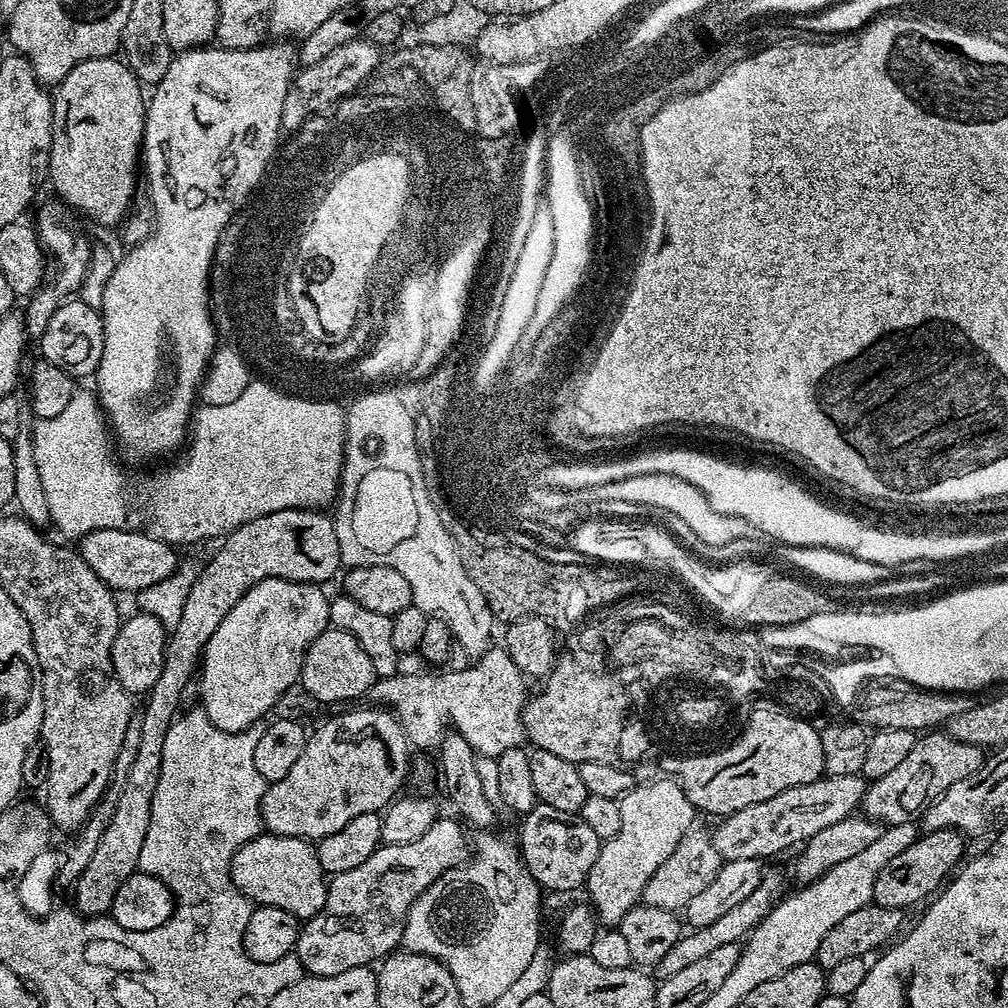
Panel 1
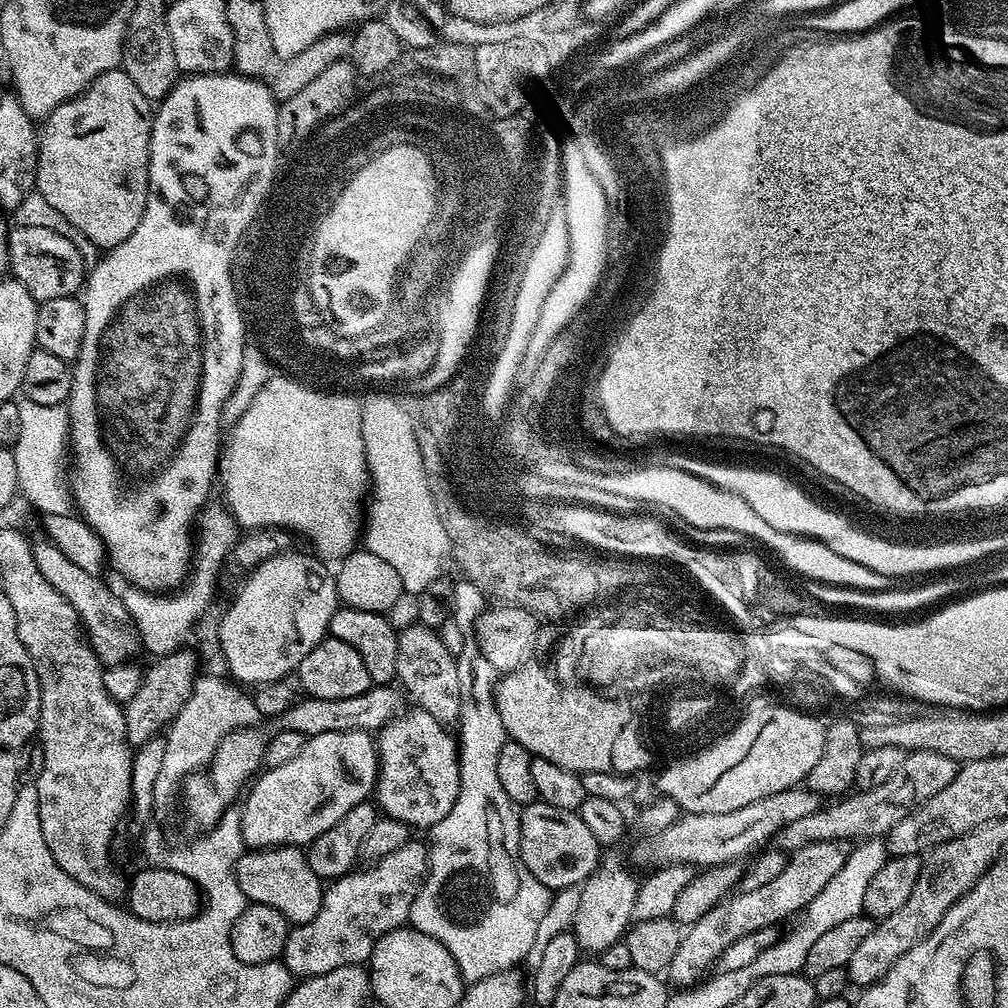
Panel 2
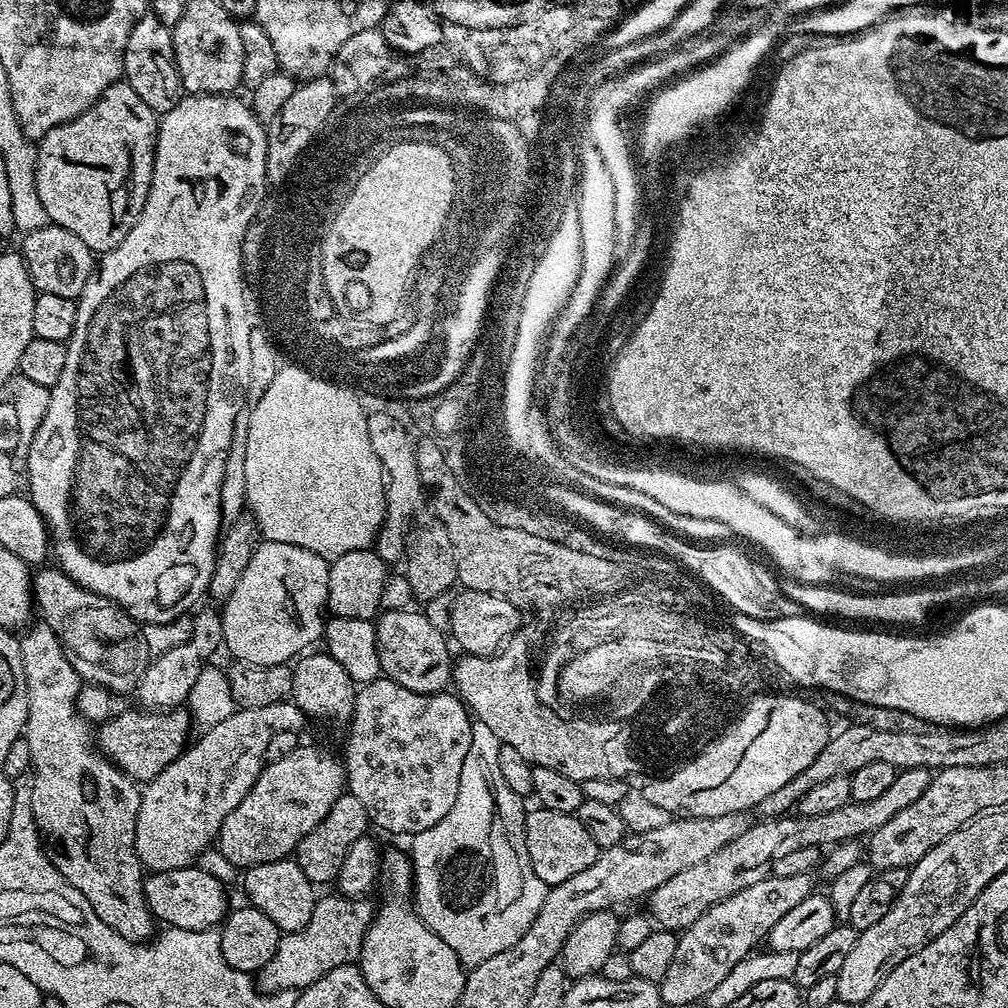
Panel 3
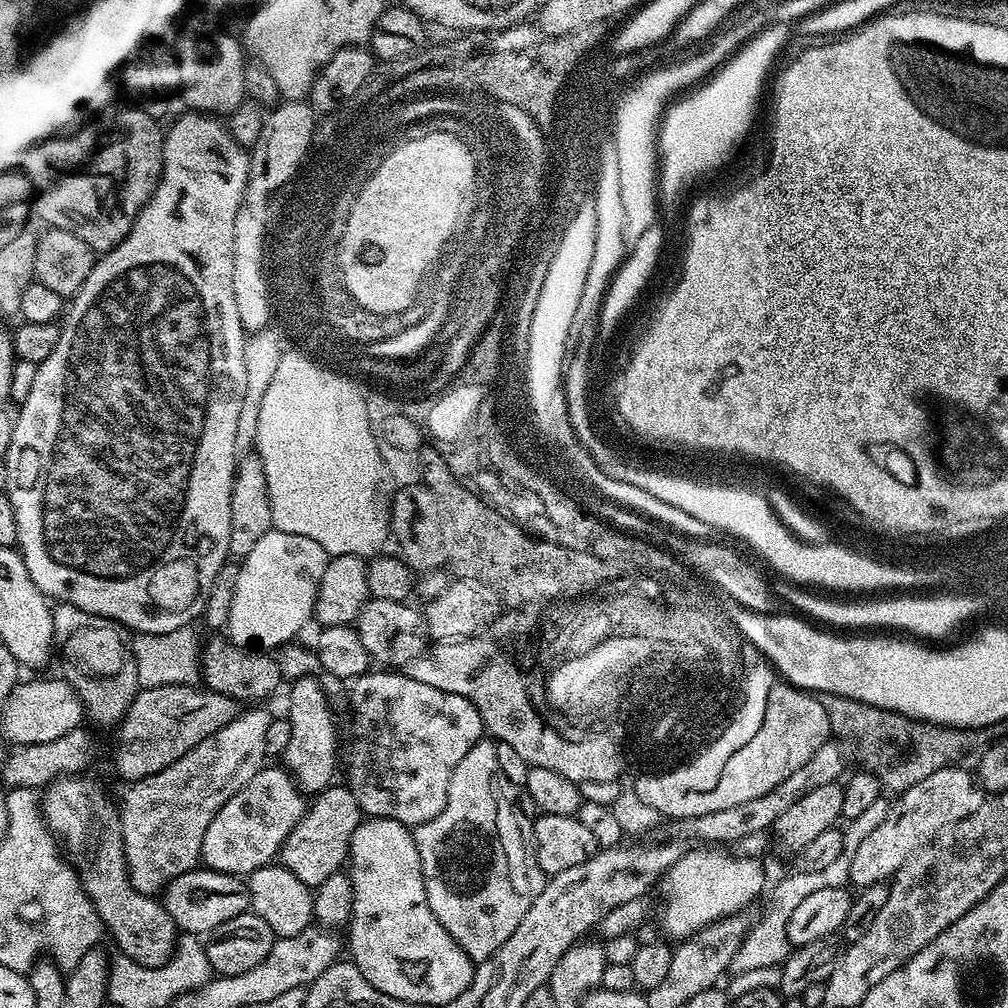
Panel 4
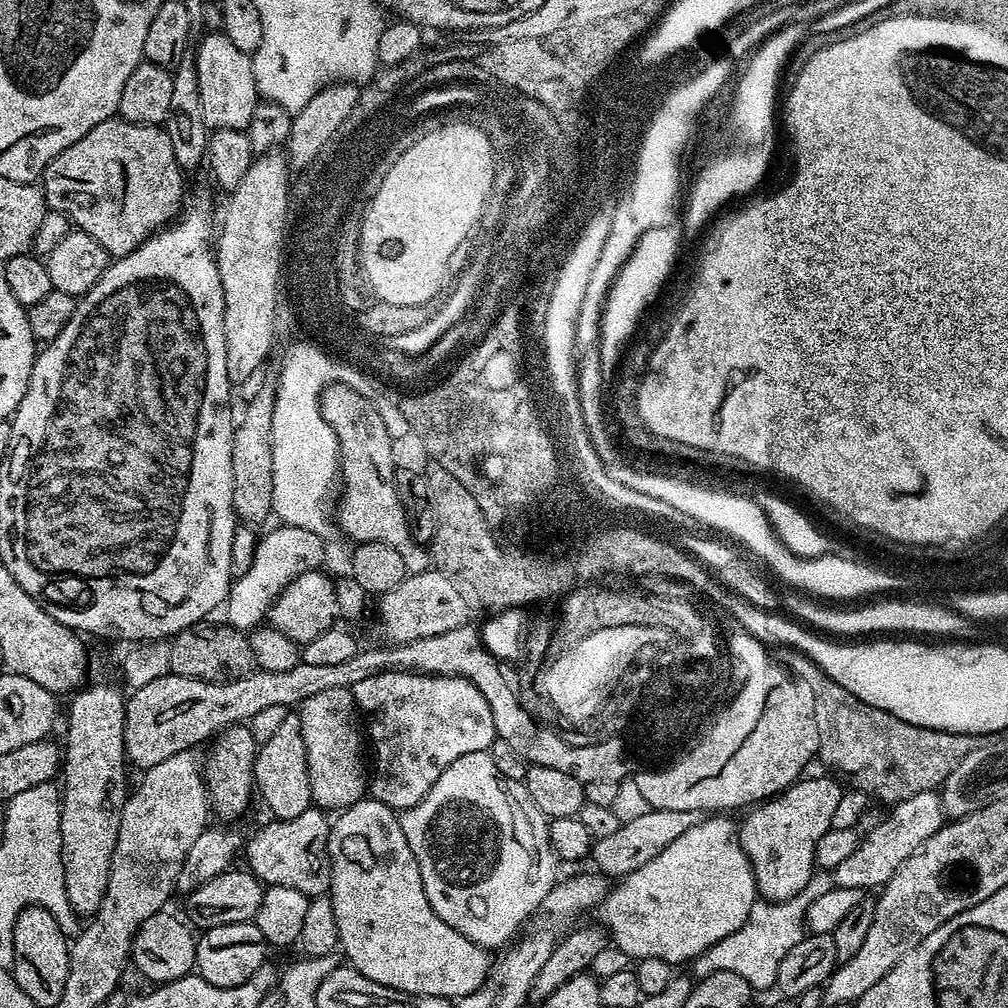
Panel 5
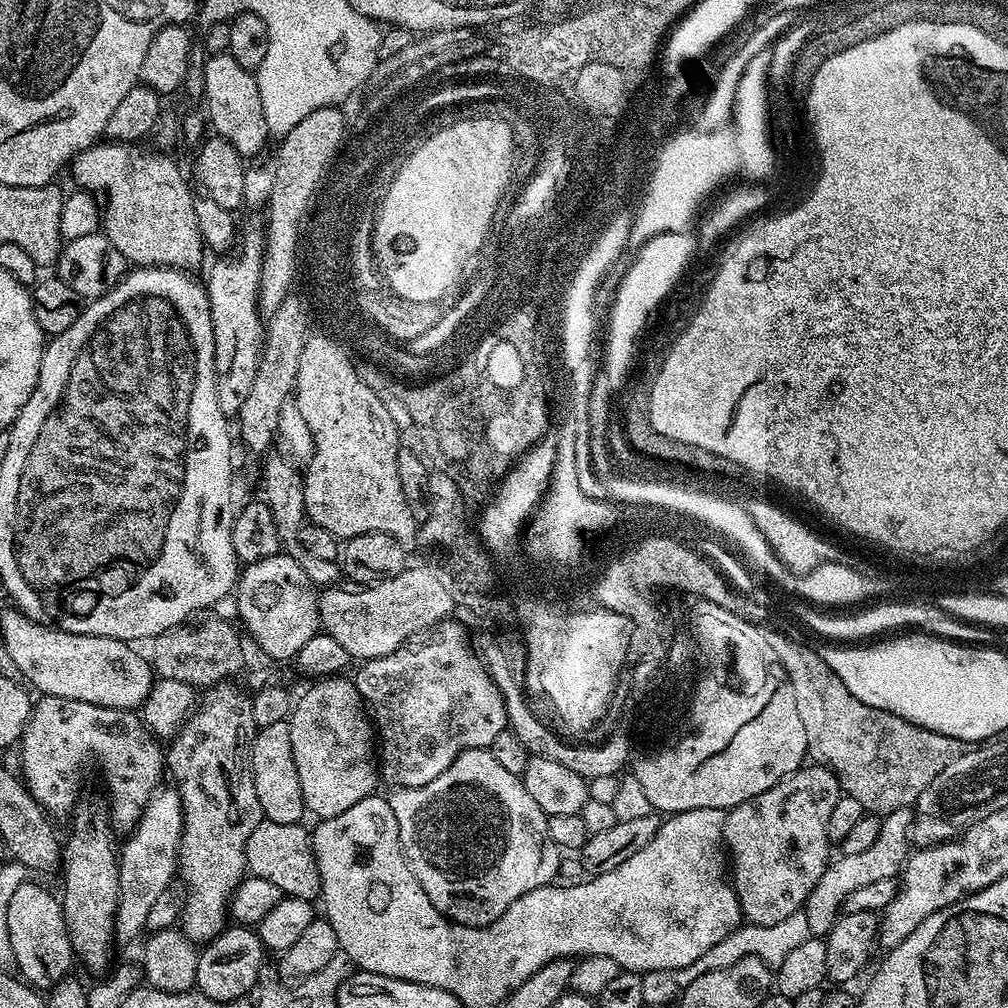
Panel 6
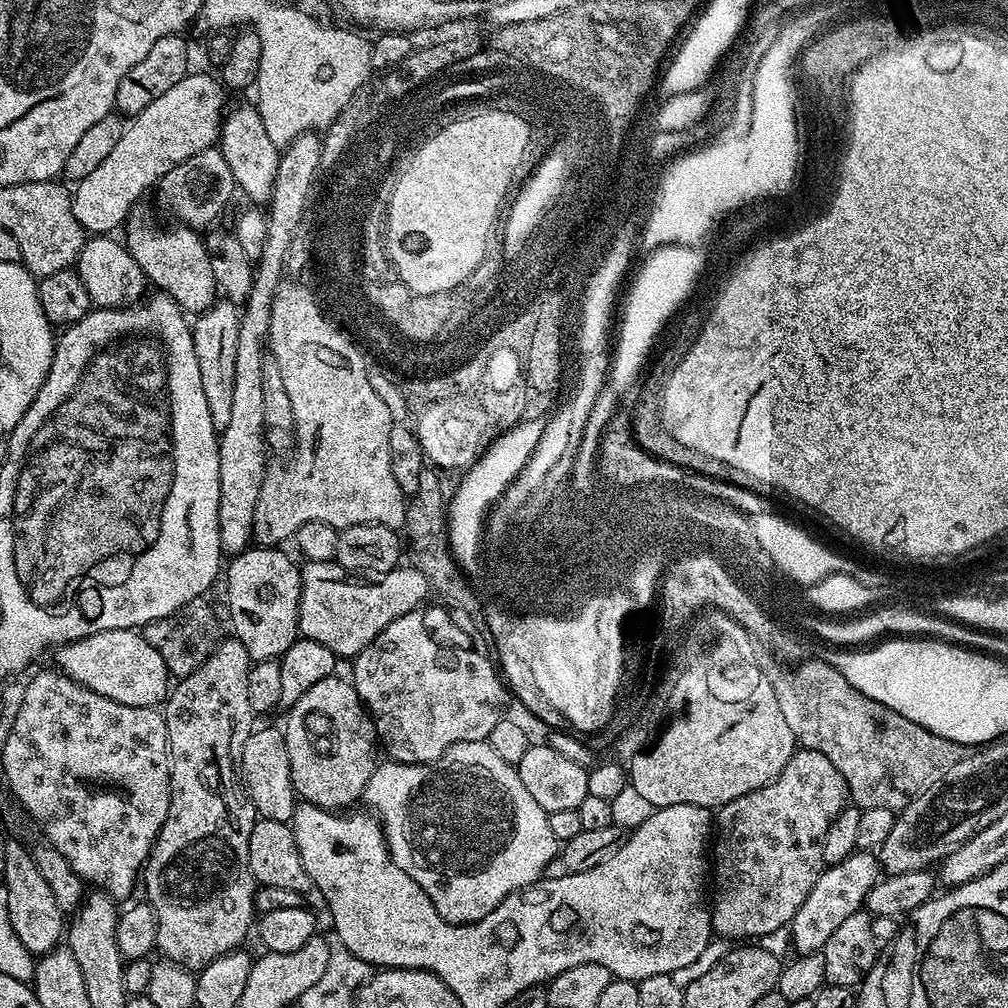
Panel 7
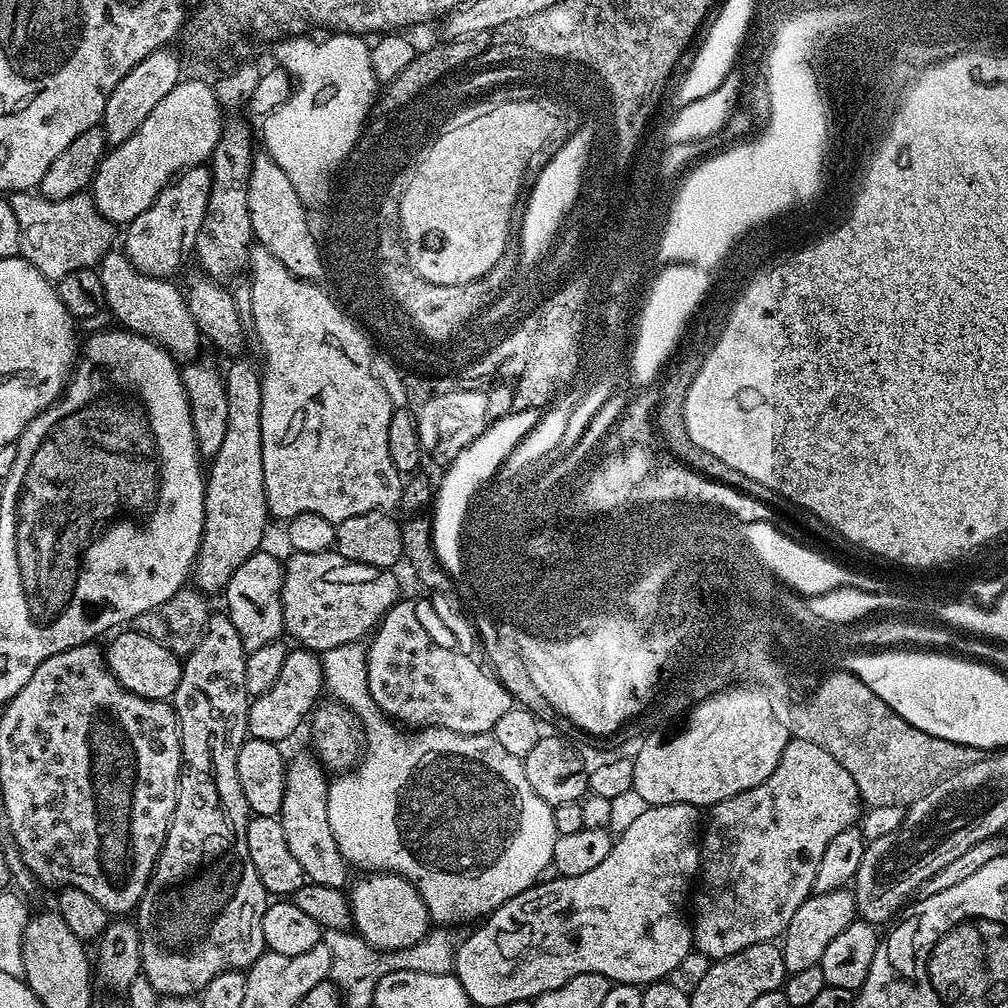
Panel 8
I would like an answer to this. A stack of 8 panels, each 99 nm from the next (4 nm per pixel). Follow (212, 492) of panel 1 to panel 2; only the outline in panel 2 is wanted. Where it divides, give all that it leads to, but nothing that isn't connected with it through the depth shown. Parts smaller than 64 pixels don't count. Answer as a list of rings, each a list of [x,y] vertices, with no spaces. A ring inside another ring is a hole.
[[[268,379],[262,384],[256,397],[250,402],[249,408],[235,424],[231,425],[229,432],[232,433],[229,436],[227,433],[218,461],[218,484],[219,487],[220,484],[224,487],[223,503],[227,504],[232,517],[239,522],[241,529],[283,528],[292,534],[297,532],[298,535],[305,536],[312,543],[311,551],[325,561],[339,562],[357,547],[362,536],[362,505],[365,503],[370,481],[366,458],[364,456],[352,458],[352,432],[348,432],[348,408],[350,408],[348,402],[350,400],[324,400],[324,396],[312,396],[312,392],[304,392],[304,388],[296,388],[296,384],[284,384],[283,379],[276,380],[276,383]],[[21,399],[18,403],[18,419],[22,421],[22,426],[18,429],[18,442],[12,448],[12,453],[14,454],[14,466],[18,468],[19,495],[25,496],[44,516],[69,515],[70,488],[66,483],[66,453],[70,448],[70,429],[67,411],[63,407],[42,406],[38,402]]]

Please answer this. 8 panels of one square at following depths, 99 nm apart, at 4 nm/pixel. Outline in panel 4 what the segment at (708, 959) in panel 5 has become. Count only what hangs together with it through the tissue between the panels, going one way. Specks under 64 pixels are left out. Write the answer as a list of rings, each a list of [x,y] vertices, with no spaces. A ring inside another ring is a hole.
[[[882,794],[878,802],[874,802],[866,809],[863,814],[858,814],[858,818],[847,821],[844,833],[844,855],[838,857],[834,863],[829,864],[820,872],[810,870],[809,872],[793,871],[792,876],[785,880],[780,880],[772,888],[772,901],[764,908],[764,913],[760,916],[760,921],[753,923],[749,927],[748,934],[745,936],[742,946],[732,959],[732,968],[736,972],[746,970],[762,970],[763,968],[774,968],[783,964],[788,957],[790,945],[786,938],[786,922],[790,922],[790,914],[794,914],[798,902],[806,898],[809,894],[814,894],[814,890],[826,890],[827,888],[842,888],[850,881],[850,856],[854,850],[858,850],[858,845],[862,843],[871,832],[886,822],[886,814],[890,807],[890,800],[887,795]]]

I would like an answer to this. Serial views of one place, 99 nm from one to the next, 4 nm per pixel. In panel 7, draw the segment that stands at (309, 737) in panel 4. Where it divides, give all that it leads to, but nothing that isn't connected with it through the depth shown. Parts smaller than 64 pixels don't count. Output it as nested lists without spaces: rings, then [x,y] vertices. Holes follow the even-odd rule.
[[[253,727],[246,738],[246,746],[240,751],[240,775],[244,791],[252,805],[256,807],[257,817],[261,820],[273,820],[288,824],[298,803],[298,795],[291,782],[290,758],[287,756],[287,743],[284,733],[278,727]]]

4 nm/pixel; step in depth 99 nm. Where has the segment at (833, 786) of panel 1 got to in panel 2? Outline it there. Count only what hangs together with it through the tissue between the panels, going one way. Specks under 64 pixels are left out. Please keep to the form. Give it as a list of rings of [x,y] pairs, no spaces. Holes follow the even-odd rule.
[[[807,786],[787,788],[773,796],[762,798],[758,802],[750,802],[750,806],[742,806],[742,810],[730,810],[726,814],[694,814],[681,815],[673,824],[659,829],[649,840],[644,840],[632,856],[640,864],[663,866],[666,864],[686,864],[710,868],[717,864],[730,864],[739,861],[739,856],[747,852],[756,854],[779,837],[780,832],[790,822],[798,818],[806,818],[822,807],[822,800],[817,793]]]

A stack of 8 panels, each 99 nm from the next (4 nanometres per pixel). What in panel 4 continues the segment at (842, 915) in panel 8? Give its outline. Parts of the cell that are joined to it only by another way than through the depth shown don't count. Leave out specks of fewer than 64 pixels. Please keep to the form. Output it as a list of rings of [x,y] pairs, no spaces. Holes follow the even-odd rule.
[[[953,766],[934,770],[930,778],[922,778],[918,786],[899,793],[891,801],[886,822],[881,822],[866,839],[858,845],[858,850],[850,856],[850,881],[857,889],[891,881],[896,871],[922,846],[926,846],[935,836],[949,828],[957,820],[966,818],[978,810],[986,799],[975,775],[964,766]]]

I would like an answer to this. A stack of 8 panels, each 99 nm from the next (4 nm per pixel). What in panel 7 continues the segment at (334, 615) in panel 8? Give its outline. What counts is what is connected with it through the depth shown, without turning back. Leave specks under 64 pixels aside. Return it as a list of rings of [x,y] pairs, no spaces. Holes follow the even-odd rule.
[[[308,560],[301,563],[299,569],[300,636],[322,642],[322,646],[328,647],[337,658],[355,658],[394,622],[394,618],[417,611],[430,596],[428,580],[411,566],[397,566],[379,578],[361,578],[347,572],[335,560]]]

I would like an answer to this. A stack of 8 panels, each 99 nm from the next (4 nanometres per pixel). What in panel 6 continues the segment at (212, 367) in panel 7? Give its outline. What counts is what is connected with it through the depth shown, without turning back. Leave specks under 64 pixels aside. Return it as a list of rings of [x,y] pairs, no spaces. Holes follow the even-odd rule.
[[[252,228],[245,236],[243,233],[234,254],[217,259],[217,264],[209,270],[208,280],[206,279],[210,318],[214,326],[214,370],[218,407],[229,418],[236,418],[242,410],[242,404],[249,397],[254,376],[258,371],[264,339],[259,308],[259,278],[262,274],[265,241],[266,236],[261,229],[259,232]]]

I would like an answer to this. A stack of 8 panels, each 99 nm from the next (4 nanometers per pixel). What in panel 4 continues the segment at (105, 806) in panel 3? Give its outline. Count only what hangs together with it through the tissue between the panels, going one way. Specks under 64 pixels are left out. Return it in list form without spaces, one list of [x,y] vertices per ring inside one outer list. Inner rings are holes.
[[[87,775],[62,776],[53,780],[42,792],[42,807],[44,818],[48,821],[53,833],[63,838],[68,835],[76,843],[76,848],[81,852],[78,875],[83,883],[84,892],[92,899],[92,905],[100,916],[100,922],[105,929],[116,939],[119,951],[138,962],[142,966],[162,966],[176,951],[178,943],[178,929],[176,923],[170,918],[163,903],[156,896],[147,896],[132,888],[128,877],[128,867],[124,857],[124,839],[120,829],[120,808],[112,805],[110,797],[104,793],[100,784],[87,780]]]

